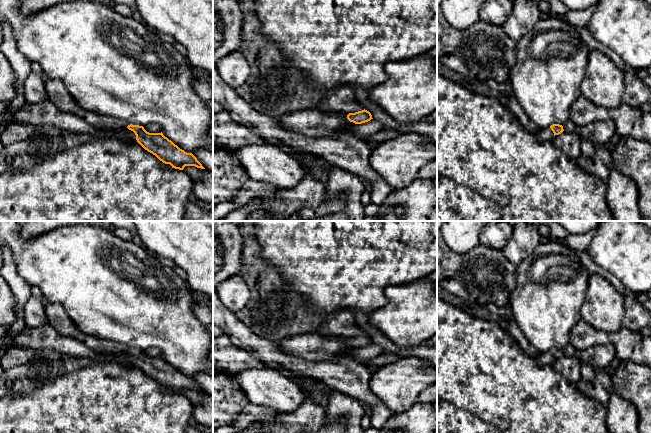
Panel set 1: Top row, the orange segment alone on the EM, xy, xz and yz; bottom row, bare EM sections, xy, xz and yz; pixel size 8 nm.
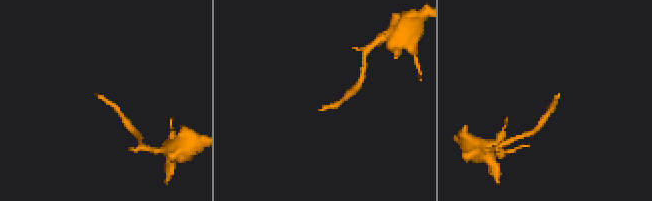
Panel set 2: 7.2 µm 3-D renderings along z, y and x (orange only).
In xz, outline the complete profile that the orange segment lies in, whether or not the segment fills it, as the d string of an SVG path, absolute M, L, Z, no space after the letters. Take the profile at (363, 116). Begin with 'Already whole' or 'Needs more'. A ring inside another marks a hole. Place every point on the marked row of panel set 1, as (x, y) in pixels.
Needs more. M343 85L334 94L323 97L316 109L324 113L338 113L355 124L373 119L371 113L357 101L353 88L348 85Z

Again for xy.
Needs more. M46 79L44 85L49 100L58 109L79 117L95 129L114 131L127 138L136 139L145 150L155 155L163 163L170 164L172 168L183 170L185 166L195 166L205 169L192 153L180 149L162 132L149 133L143 126L128 125L122 120L101 116L81 108L60 80Z

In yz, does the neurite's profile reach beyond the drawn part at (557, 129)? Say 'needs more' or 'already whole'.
needs more

